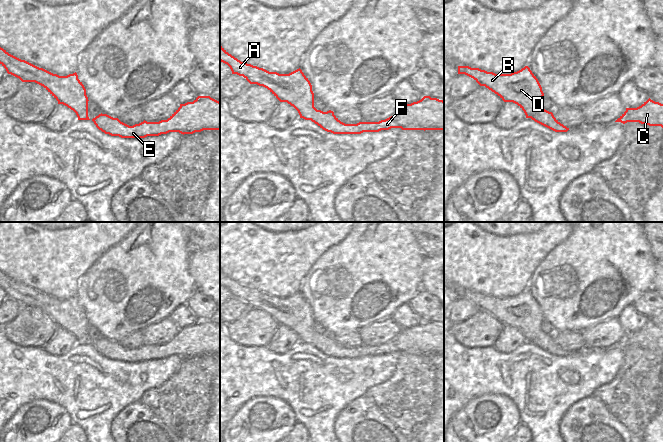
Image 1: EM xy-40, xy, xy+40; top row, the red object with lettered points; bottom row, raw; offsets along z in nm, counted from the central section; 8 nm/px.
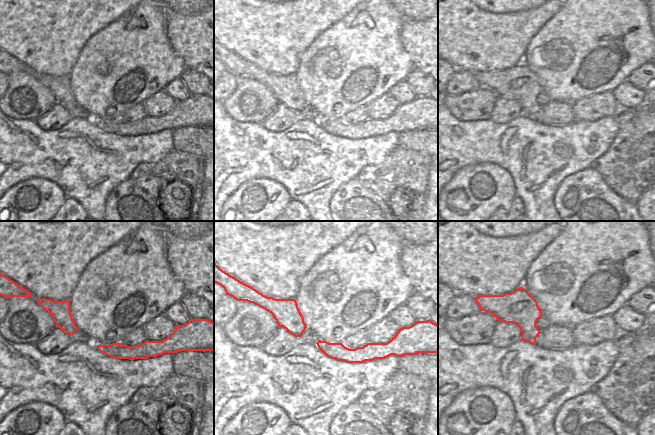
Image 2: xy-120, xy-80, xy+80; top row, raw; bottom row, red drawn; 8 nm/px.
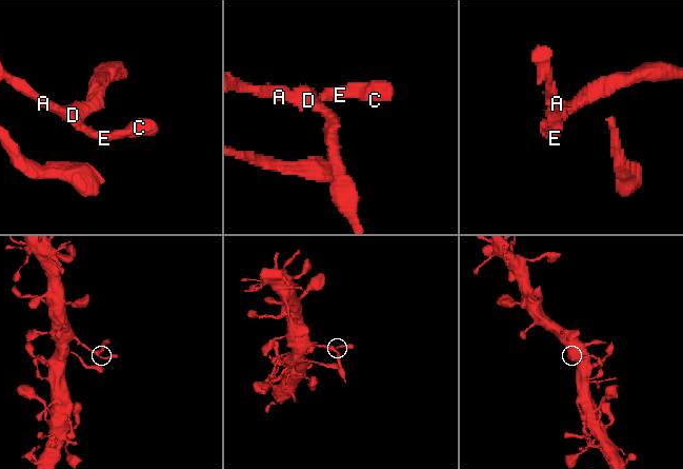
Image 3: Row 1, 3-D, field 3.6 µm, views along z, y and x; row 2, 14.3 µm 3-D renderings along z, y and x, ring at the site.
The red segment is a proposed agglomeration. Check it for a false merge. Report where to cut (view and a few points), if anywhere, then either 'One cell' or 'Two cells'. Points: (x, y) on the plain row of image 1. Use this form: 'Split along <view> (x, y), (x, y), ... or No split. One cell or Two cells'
No split. One cell

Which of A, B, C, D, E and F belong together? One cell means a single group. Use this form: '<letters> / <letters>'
A B C D E F

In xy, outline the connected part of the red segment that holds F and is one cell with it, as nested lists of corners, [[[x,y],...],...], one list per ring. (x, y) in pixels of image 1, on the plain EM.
[[[220,270],[220,285],[227,288],[232,298],[243,300],[250,308],[257,308],[267,312],[280,326],[287,326],[299,337],[300,342],[311,344],[320,352],[333,358],[361,358],[363,356],[379,356],[391,352],[401,352],[402,354],[444,354],[444,325],[430,320],[424,320],[421,324],[411,328],[405,328],[391,341],[379,346],[359,346],[357,348],[345,348],[341,346],[334,336],[329,334],[323,336],[314,331],[314,317],[308,302],[299,292],[289,298],[279,298],[269,296],[263,292],[241,286],[229,278]]]

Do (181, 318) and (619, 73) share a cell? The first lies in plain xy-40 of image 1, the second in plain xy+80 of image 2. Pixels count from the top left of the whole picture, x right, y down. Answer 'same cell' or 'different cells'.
different cells

